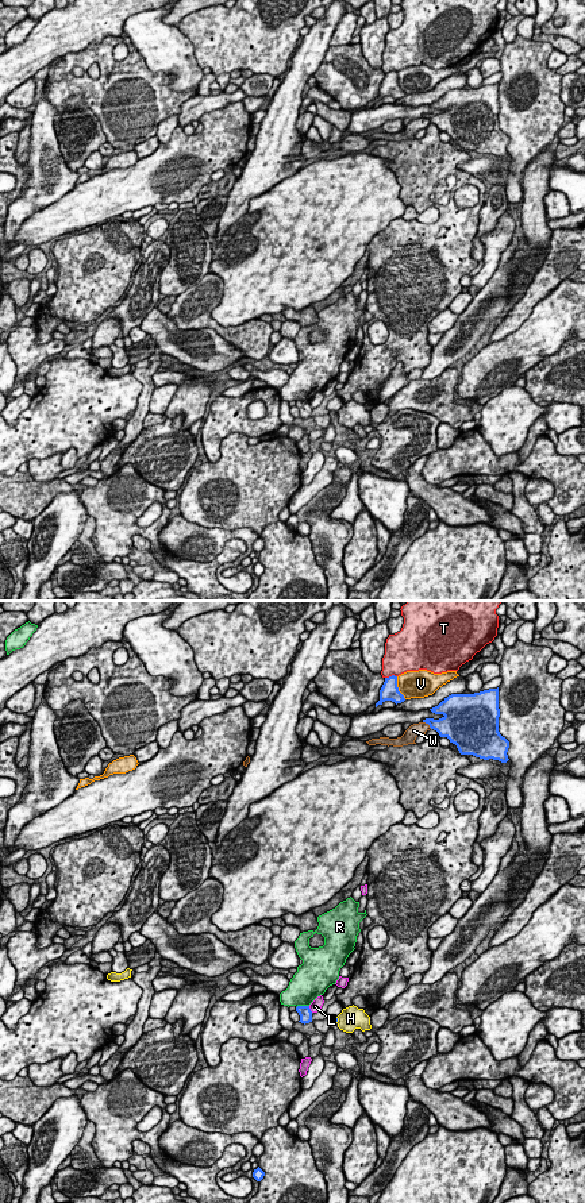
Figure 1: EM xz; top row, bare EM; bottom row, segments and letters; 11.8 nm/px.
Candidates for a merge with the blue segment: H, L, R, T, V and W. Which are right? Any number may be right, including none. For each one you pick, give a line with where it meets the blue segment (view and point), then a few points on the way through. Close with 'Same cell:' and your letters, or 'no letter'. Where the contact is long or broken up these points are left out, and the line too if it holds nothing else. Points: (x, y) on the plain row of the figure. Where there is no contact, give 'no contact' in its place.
Same cell: no letter

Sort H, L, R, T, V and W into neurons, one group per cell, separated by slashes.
H / L / R / T / V / W

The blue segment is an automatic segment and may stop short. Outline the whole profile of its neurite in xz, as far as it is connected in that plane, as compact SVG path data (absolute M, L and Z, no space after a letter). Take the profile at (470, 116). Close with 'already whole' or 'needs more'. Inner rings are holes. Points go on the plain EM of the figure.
M499 82L474 89L451 89L430 105L443 112L423 117L455 139L461 150L501 158L509 155L509 136L499 127Z; already whole

